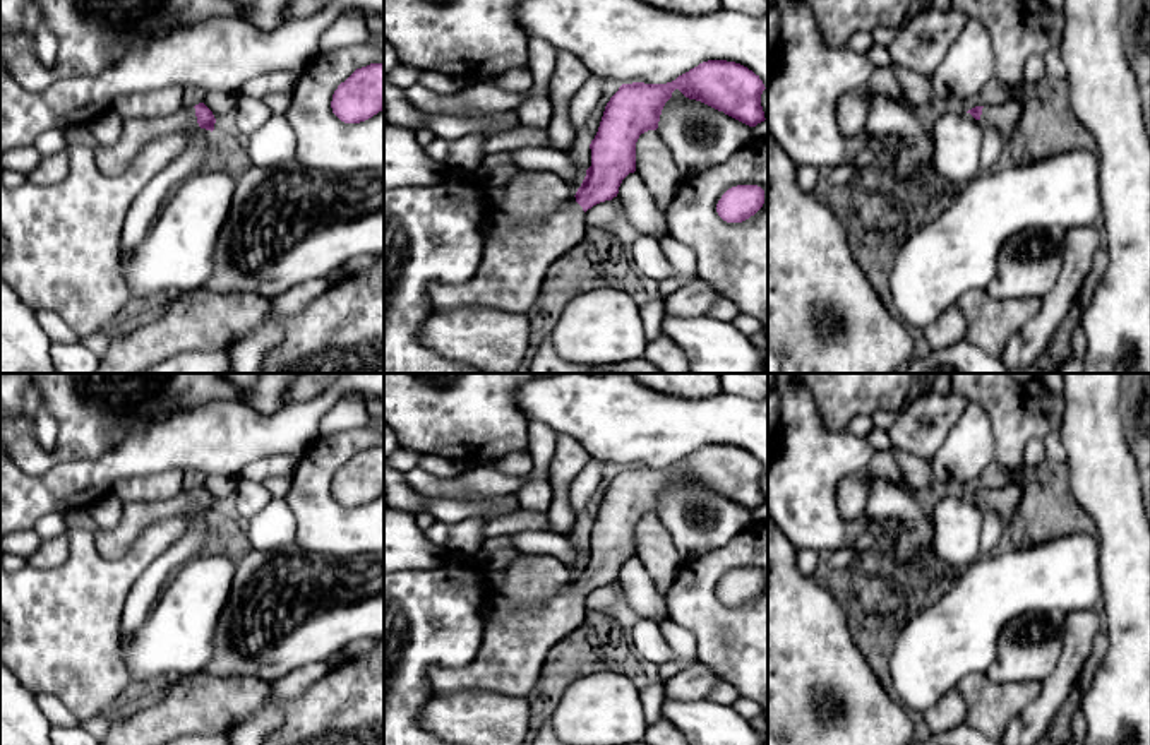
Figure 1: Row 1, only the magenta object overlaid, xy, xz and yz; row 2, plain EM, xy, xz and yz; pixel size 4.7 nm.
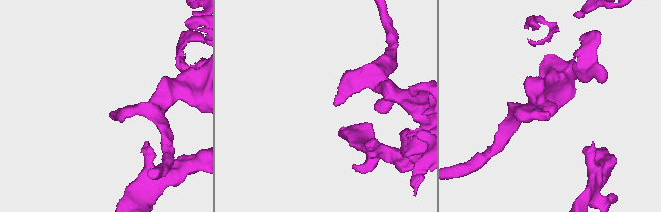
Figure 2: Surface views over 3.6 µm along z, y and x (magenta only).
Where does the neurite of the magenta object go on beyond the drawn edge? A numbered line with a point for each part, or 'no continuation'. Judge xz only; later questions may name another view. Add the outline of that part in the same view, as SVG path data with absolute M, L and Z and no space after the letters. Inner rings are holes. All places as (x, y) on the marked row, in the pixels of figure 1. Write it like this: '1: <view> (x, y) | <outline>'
1: xz (515, 261) | M571 195L535 224L519 224L507 212L488 216L482 262L464 284L430 289L435 313L461 307L492 307L526 315L538 298L548 267L584 240L584 211Z

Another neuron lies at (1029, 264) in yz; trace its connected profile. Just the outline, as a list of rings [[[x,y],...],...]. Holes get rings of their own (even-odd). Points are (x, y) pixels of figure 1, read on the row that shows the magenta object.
[[[1059,226],[1023,229],[1006,240],[997,255],[997,271],[985,286],[996,300],[1044,298],[1057,283],[1064,255]]]

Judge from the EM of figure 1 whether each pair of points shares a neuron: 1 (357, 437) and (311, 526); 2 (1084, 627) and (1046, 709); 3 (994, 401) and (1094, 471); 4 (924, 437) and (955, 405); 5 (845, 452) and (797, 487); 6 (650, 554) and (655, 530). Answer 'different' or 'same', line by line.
1: same
2: same
3: different
4: same
5: same
6: same

